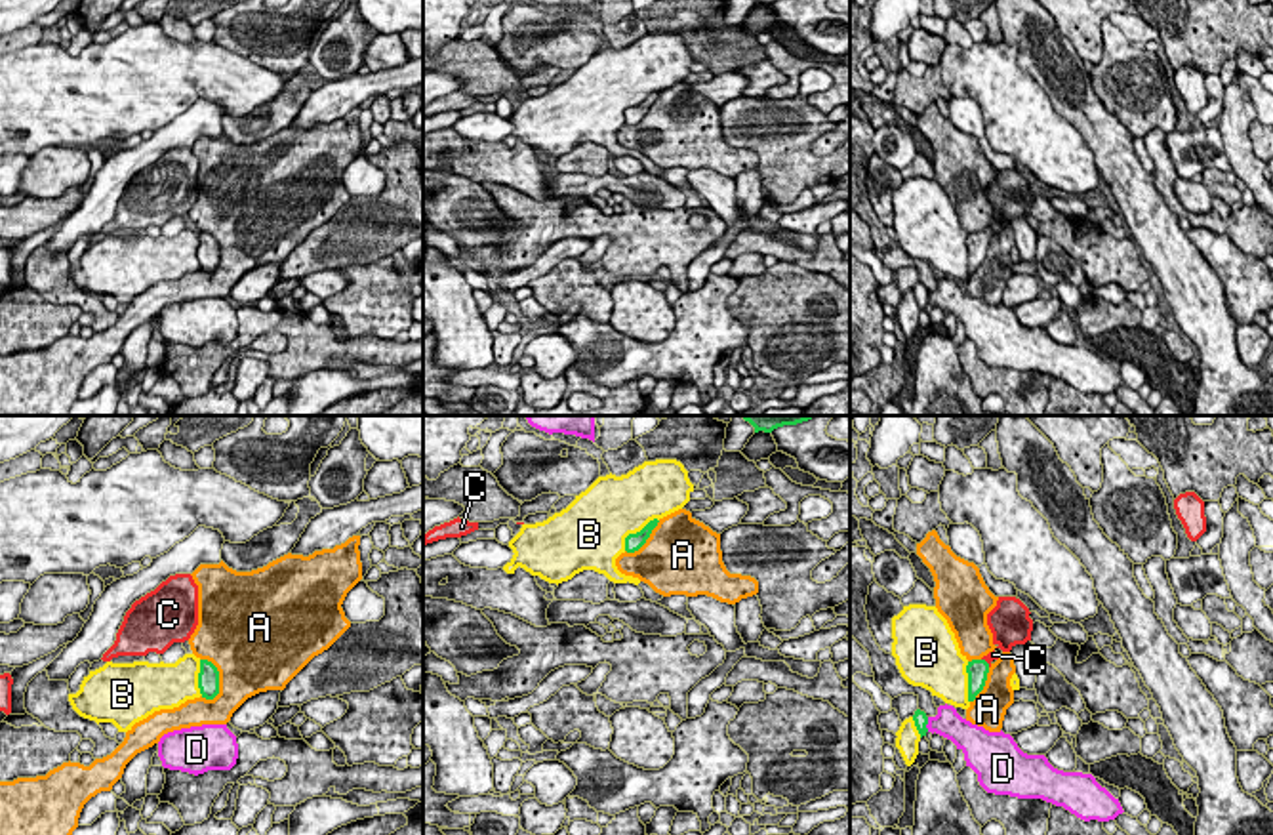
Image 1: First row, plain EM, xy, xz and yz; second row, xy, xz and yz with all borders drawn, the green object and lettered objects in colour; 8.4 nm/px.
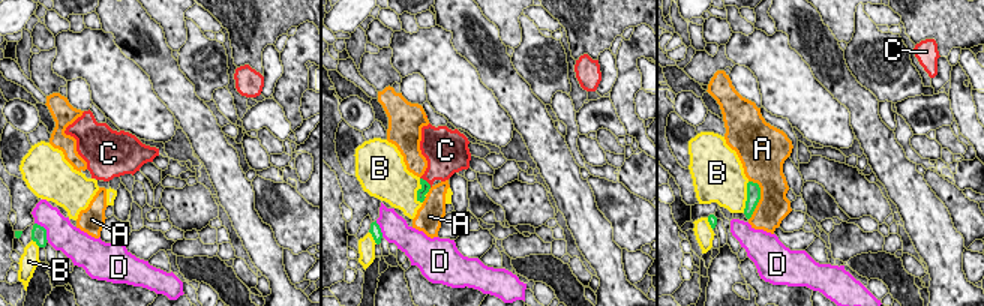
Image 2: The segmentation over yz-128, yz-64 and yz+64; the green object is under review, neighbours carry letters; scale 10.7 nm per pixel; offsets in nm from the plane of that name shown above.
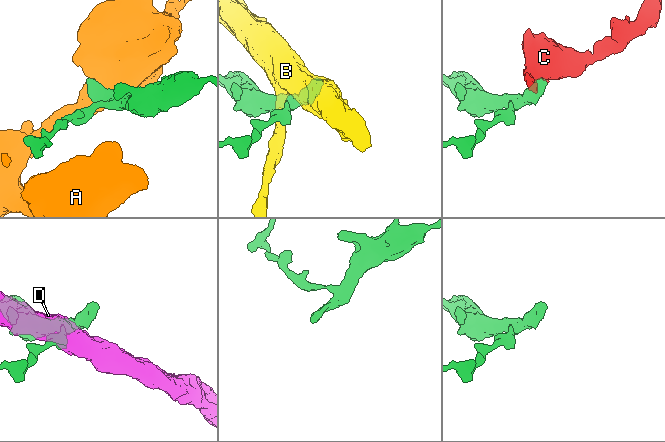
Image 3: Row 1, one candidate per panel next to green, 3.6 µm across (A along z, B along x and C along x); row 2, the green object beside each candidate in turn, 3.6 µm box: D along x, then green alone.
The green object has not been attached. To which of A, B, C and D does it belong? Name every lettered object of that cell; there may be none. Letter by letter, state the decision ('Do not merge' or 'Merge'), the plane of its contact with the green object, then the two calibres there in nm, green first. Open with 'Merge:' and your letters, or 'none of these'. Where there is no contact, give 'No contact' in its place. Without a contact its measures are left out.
Merge: C
A: Do not merge. Touches green in xy. Thickness 190 nm (green) against 460 nm
B: Do not merge. Touches green in xz. Thickness 160 nm (green) against 480 nm
C: Merge. Touches green in yz. Thickness 170 nm (green) against 70 nm
D: Do not merge. Touches green in yz. Thickness 120 nm (green) against 240 nm

